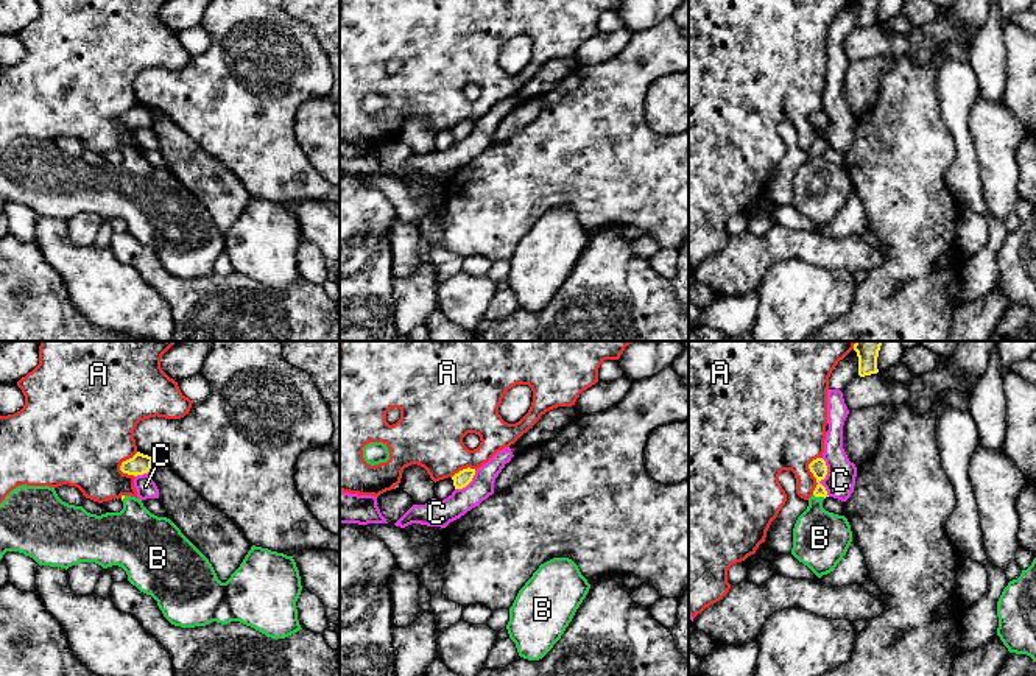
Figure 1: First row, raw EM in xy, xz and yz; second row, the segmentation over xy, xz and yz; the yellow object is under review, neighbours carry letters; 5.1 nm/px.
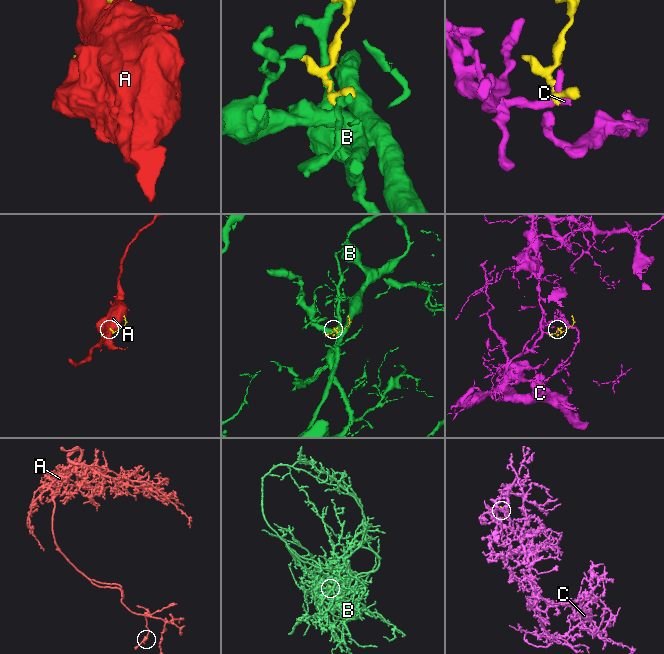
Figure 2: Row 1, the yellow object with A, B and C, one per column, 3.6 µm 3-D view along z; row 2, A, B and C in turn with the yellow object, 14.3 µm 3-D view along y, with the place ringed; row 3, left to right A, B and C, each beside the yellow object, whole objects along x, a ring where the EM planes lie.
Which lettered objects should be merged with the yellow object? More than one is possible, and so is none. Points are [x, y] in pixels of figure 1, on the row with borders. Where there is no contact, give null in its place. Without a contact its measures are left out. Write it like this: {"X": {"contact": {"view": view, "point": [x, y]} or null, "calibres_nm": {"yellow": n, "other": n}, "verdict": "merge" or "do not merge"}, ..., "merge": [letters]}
{"A": {"contact": {"view": "yz", "point": [812, 472]}, "calibres_nm": {"yellow": 90, "other": 400}, "verdict": "do not merge"}, "B": {"contact": {"view": "yz", "point": [820, 496]}, "calibres_nm": {"yellow": 90, "other": 280}, "verdict": "merge"}, "C": {"contact": {"view": "yz", "point": [824, 477]}, "calibres_nm": {"yellow": 90, "other": 160}, "verdict": "do not merge"}, "merge": ["B"]}

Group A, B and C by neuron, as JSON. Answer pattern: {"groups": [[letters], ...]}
{"groups": [["A"], ["B"], ["C"]]}

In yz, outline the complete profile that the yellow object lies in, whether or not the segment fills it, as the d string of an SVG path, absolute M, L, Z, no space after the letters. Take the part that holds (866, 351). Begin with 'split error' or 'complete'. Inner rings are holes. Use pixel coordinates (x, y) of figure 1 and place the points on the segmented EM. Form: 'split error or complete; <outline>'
complete; M855 341L854 350L858 357L858 375L877 374L877 357L882 341Z

